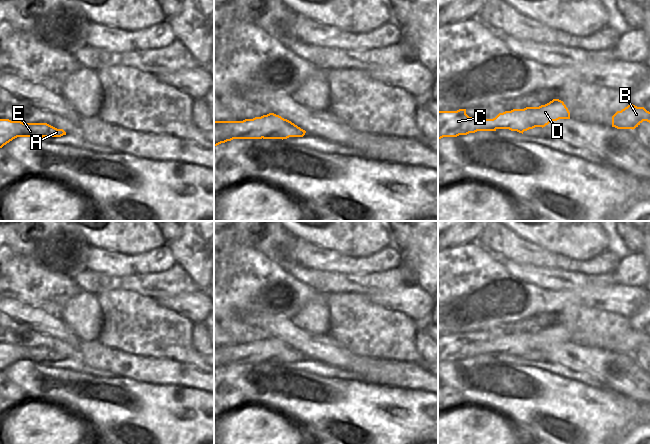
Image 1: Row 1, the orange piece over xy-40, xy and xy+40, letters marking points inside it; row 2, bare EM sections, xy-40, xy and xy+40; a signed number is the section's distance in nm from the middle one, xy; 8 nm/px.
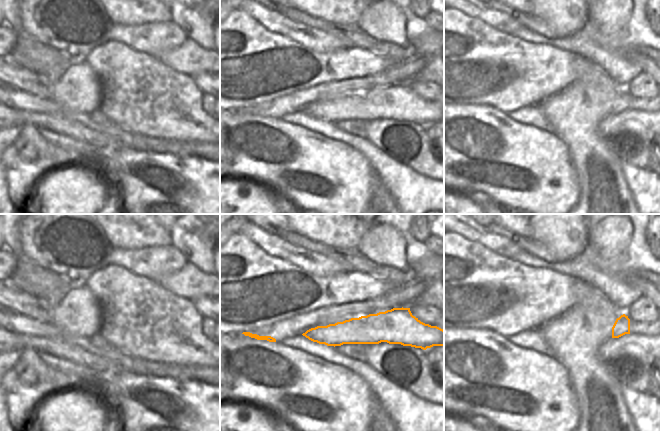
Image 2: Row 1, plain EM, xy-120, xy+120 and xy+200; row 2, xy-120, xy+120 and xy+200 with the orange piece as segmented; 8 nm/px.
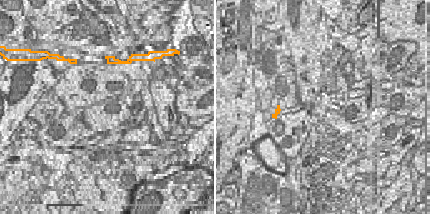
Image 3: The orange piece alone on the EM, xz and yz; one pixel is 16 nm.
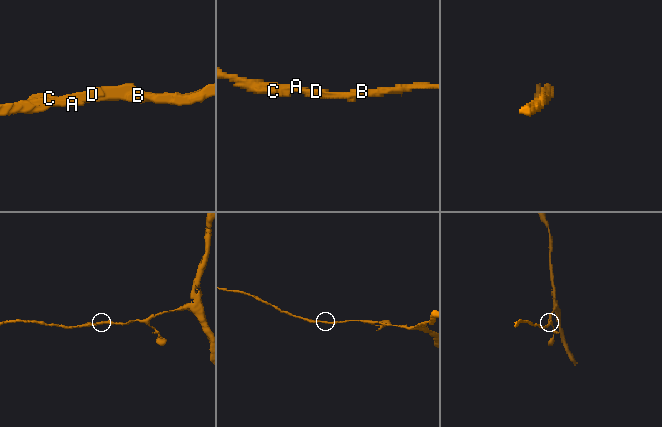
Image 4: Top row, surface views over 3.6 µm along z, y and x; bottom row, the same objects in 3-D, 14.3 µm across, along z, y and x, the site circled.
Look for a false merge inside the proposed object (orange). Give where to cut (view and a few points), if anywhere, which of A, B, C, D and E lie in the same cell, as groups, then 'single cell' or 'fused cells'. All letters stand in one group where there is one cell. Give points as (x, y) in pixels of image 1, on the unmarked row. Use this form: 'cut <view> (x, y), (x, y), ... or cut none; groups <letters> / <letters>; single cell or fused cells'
cut none; groups A B C D E; single cell

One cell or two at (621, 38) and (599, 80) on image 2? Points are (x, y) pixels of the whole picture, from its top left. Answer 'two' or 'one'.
two

